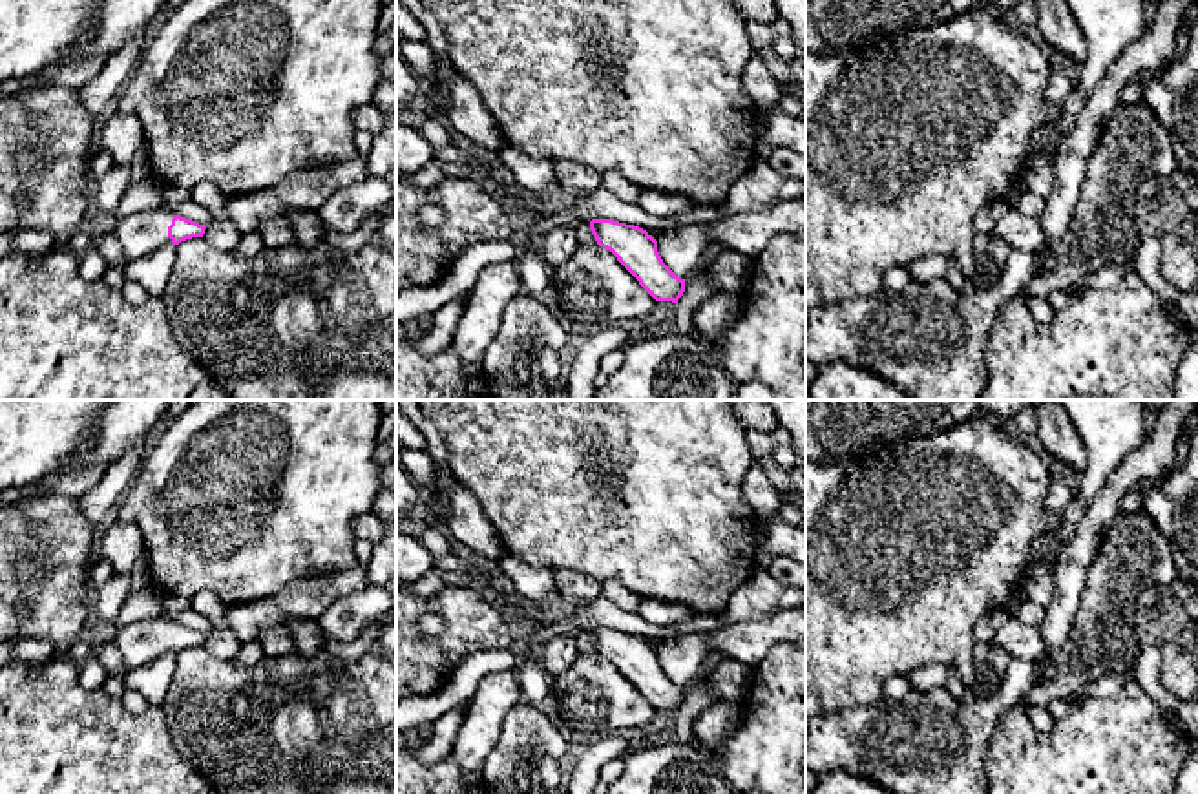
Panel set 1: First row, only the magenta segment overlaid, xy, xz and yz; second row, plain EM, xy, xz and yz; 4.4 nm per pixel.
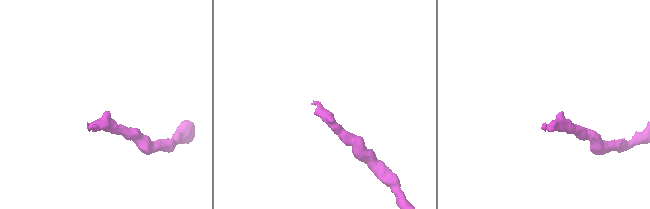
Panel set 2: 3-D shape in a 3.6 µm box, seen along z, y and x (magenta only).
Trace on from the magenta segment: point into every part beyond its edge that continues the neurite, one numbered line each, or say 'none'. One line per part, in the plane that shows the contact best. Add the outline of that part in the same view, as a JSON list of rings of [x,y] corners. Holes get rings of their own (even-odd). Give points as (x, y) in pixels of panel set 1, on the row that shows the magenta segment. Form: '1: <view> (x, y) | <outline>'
1: xy (139, 234) | [[[163,208],[130,214],[119,219],[113,235],[128,259],[144,257],[159,248],[173,248],[168,226],[173,214]]]

